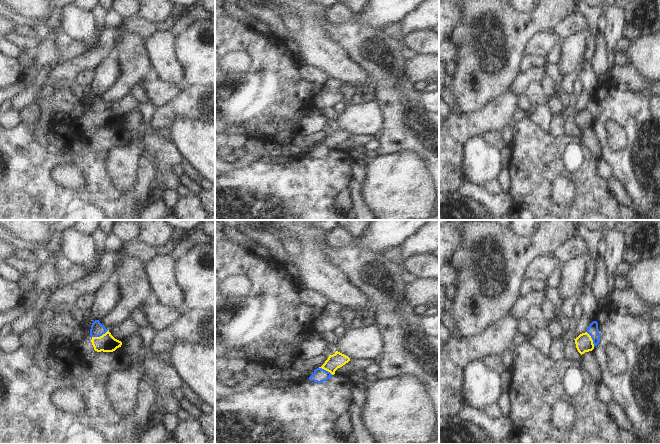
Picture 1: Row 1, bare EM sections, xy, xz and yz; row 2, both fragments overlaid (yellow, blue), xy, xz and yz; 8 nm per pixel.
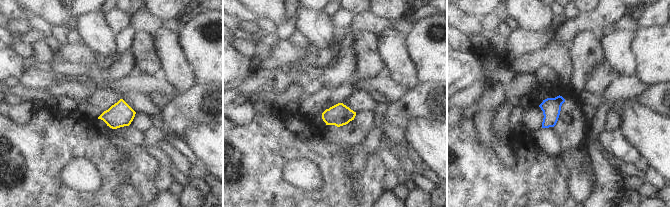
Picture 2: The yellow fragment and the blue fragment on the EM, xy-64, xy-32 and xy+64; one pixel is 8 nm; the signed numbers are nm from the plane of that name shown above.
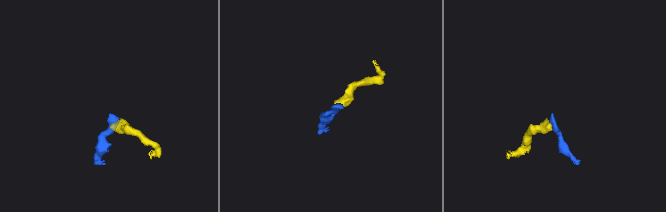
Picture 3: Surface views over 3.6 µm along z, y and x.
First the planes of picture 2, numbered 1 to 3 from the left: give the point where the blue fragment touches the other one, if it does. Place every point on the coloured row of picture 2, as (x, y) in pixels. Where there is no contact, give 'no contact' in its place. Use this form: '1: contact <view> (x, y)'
1: no contact
2: no contact
3: no contact

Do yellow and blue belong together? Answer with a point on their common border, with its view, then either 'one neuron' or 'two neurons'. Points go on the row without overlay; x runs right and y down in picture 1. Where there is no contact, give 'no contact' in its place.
meets yellow in xy at (100, 112); two neurons

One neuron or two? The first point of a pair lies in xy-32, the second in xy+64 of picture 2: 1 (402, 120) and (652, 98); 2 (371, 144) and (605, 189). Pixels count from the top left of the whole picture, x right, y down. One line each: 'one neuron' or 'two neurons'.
1: one neuron
2: two neurons

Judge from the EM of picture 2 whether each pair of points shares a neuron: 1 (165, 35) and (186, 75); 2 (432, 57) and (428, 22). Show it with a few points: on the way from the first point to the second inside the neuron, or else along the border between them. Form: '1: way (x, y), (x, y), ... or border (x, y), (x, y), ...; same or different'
1: way (169, 45), (176, 65); same
2: way (432, 48), (432, 43), (425, 35), (426, 31); same

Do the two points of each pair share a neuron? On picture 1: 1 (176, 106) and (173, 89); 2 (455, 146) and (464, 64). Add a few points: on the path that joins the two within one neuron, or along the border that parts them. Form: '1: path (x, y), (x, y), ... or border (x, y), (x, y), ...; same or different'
1: border (183, 89), (167, 103), (156, 109); different
2: border (482, 106), (473, 111), (459, 111); different

